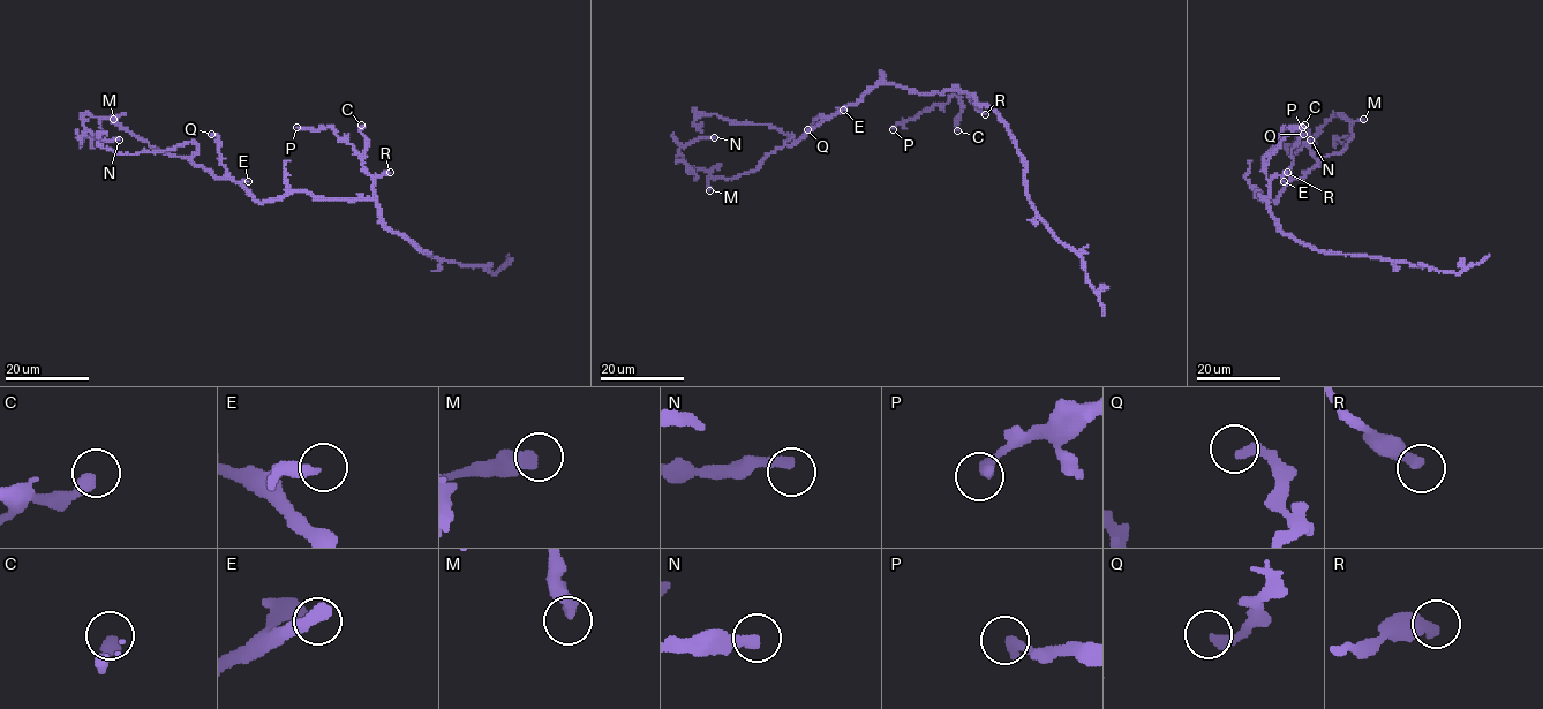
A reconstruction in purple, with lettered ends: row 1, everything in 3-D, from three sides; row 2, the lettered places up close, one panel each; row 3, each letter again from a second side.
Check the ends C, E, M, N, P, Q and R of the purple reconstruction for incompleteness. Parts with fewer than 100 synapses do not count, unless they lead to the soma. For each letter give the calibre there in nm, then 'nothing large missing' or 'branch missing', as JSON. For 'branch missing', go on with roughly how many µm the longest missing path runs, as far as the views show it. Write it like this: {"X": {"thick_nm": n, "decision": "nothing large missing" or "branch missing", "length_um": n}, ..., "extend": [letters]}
{"C": {"thick_nm": 400, "decision": "nothing large missing"}, "E": {"thick_nm": 340, "decision": "nothing large missing"}, "M": {"thick_nm": 360, "decision": "nothing large missing"}, "N": {"thick_nm": 260, "decision": "nothing large missing"}, "P": {"thick_nm": 360, "decision": "nothing large missing"}, "Q": {"thick_nm": 280, "decision": "nothing large missing"}, "R": {"thick_nm": 440, "decision": "nothing large missing"}, "extend": []}

